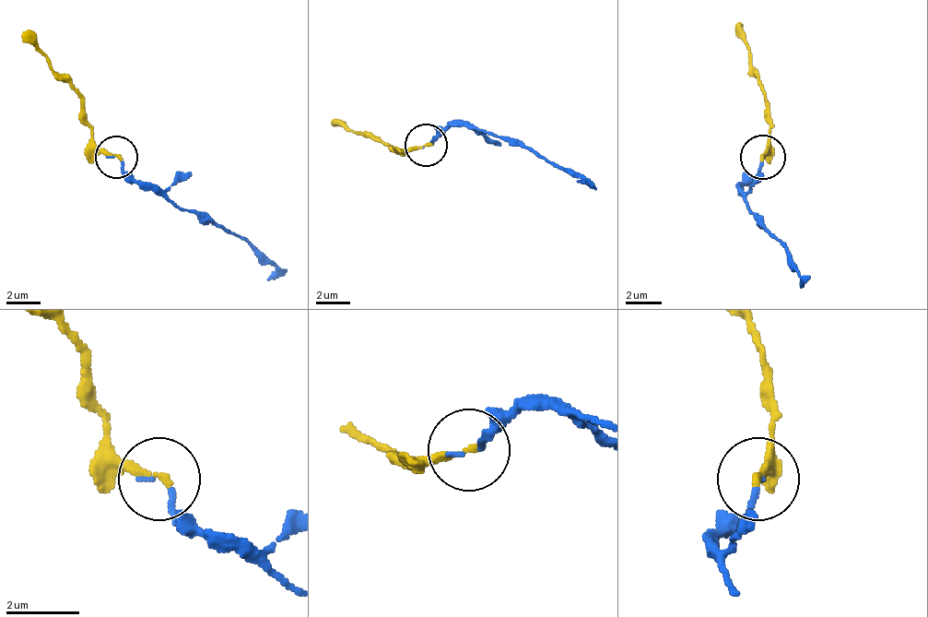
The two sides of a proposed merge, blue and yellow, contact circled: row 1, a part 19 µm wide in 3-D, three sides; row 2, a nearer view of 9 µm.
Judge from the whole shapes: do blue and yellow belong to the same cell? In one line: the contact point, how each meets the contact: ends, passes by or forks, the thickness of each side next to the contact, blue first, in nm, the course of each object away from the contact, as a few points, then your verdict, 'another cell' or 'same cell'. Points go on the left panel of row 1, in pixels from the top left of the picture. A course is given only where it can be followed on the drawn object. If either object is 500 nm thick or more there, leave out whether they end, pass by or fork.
at (116, 157); blue ends there; yellow ends there; 120 nm thick on the blue side, 200 nm on the other; blue runs (115, 158), (141, 183), (208, 213), (247, 239), (276, 268), (268, 281); yellow runs (115, 158), (94, 141), (81, 98), (22, 30); same cell

